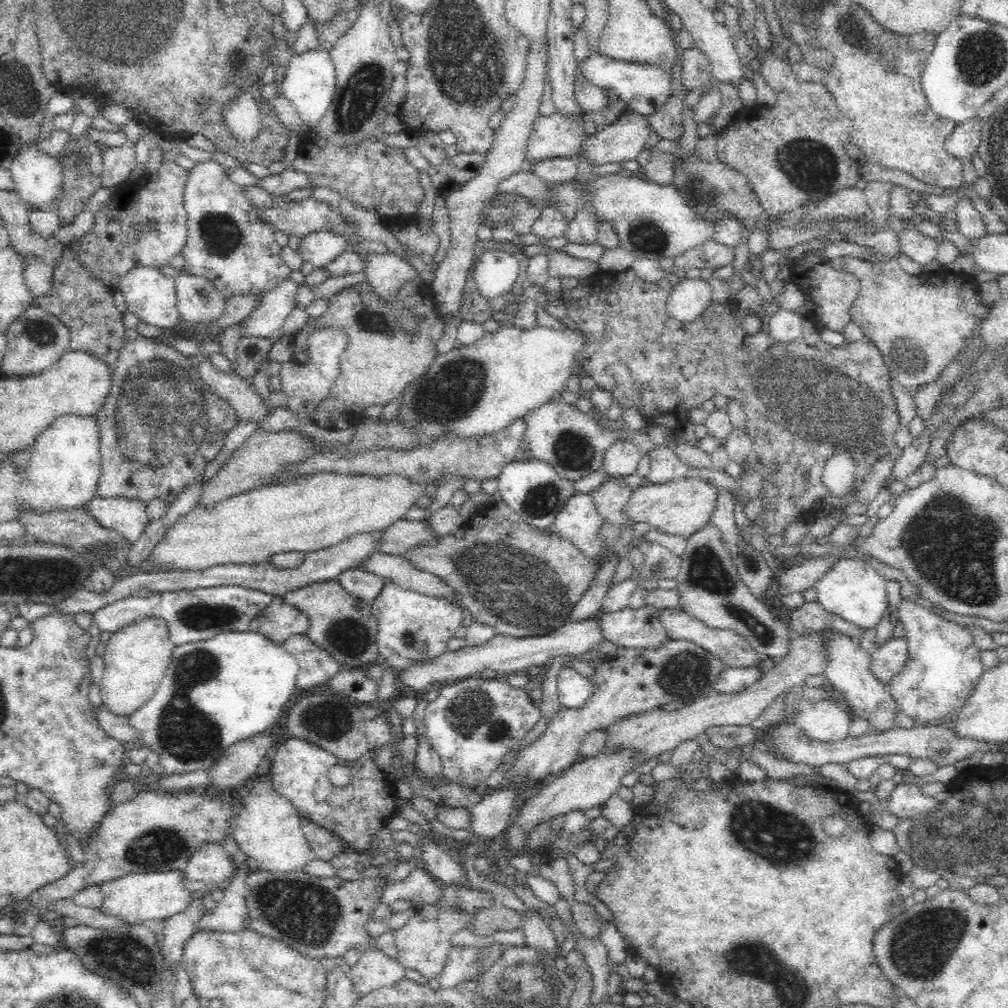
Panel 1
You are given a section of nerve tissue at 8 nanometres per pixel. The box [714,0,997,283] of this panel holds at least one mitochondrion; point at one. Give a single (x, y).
(809, 166)

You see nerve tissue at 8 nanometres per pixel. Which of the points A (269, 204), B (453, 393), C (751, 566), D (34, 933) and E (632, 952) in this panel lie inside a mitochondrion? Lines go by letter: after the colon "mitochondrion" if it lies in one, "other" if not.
A: other
B: mitochondrion
C: mitochondrion
D: other
E: other

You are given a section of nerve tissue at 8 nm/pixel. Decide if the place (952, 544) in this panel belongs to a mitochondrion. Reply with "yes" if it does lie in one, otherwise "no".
yes

